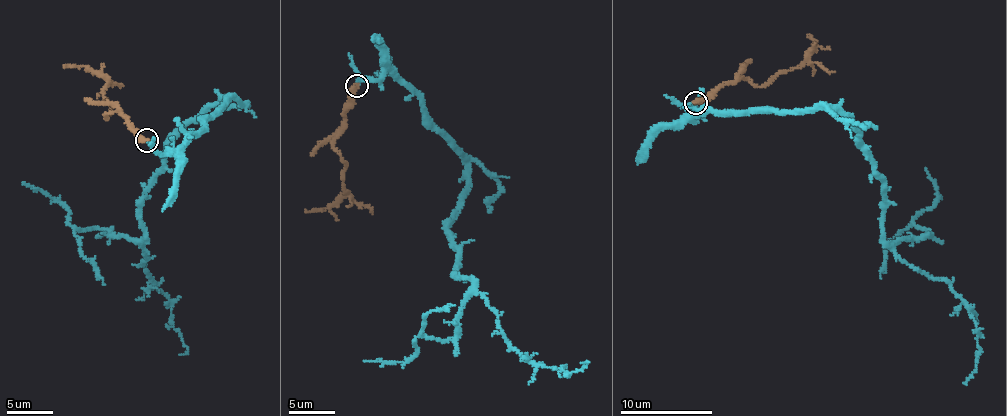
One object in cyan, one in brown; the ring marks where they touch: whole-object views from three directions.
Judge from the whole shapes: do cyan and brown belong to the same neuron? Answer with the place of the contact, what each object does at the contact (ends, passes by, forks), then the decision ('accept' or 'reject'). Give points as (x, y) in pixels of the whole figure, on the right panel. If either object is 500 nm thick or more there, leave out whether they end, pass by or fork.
place (695, 103); cyan ends; brown ends; accept

